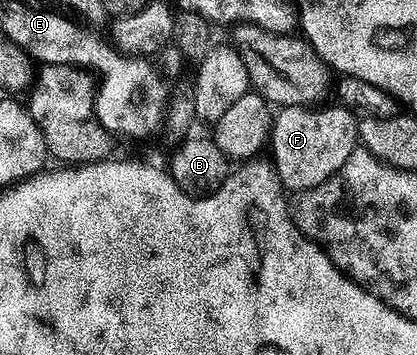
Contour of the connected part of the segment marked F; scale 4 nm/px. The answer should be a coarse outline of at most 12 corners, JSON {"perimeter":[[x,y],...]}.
{"perimeter":[[343,105],[281,107],[270,159],[289,192],[346,165],[357,116]]}

